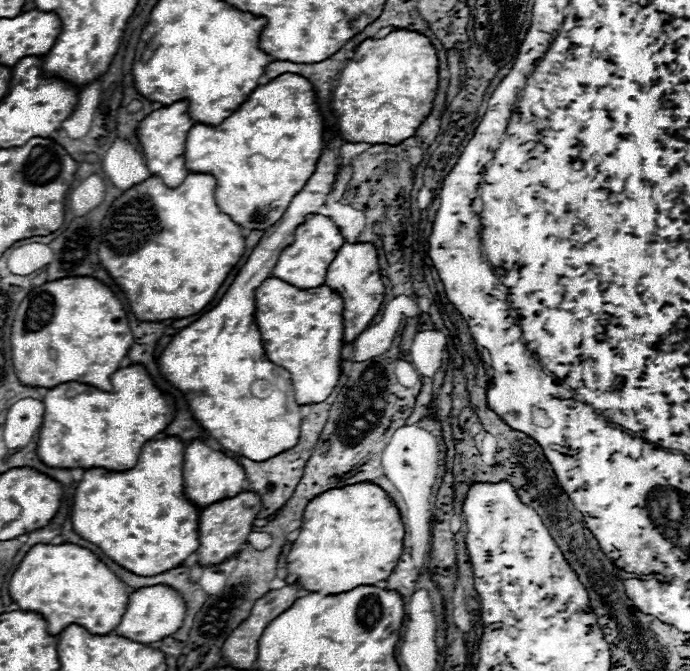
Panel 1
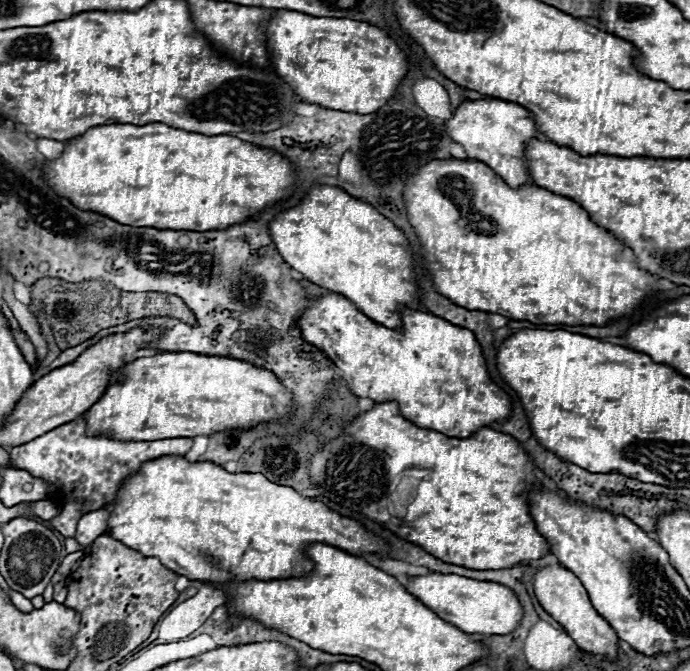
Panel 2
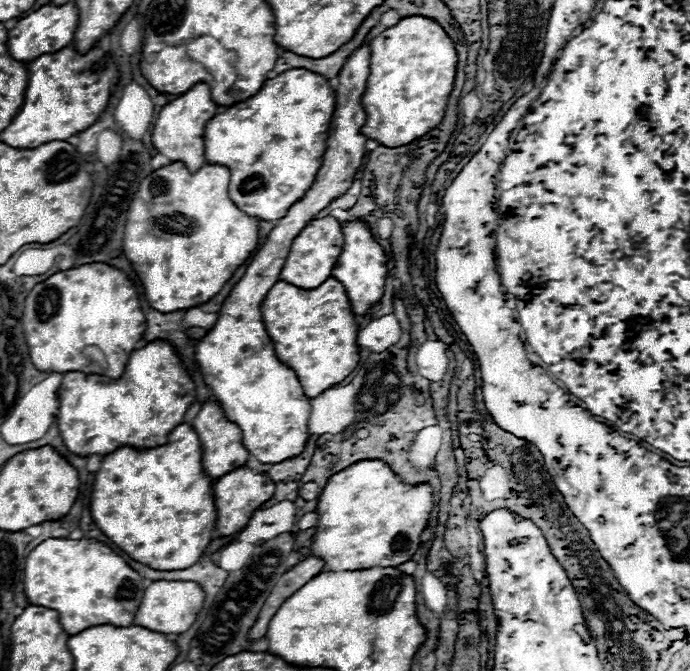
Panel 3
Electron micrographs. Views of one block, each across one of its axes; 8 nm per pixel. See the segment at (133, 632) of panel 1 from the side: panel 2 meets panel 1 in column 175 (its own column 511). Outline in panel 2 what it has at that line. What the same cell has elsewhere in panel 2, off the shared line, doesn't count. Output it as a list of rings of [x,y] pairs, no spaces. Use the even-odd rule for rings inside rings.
[[[432,572],[428,576],[414,576],[408,580],[406,590],[414,594],[422,604],[426,604],[432,612],[436,612],[442,620],[454,624],[456,628],[468,634],[510,634],[518,628],[524,608],[520,606],[518,596],[502,584],[472,580],[458,574],[438,574]]]

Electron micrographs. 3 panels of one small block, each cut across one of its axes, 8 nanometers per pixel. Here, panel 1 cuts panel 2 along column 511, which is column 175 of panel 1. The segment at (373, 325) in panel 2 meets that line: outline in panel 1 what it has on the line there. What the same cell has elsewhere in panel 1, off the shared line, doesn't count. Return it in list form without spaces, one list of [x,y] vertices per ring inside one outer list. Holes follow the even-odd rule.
[[[142,364],[120,368],[112,374],[112,390],[104,392],[88,384],[66,382],[54,386],[44,396],[44,424],[38,434],[38,456],[42,462],[54,468],[108,468],[108,470],[130,470],[138,462],[140,448],[144,442],[158,436],[176,414],[174,398],[160,392]]]

